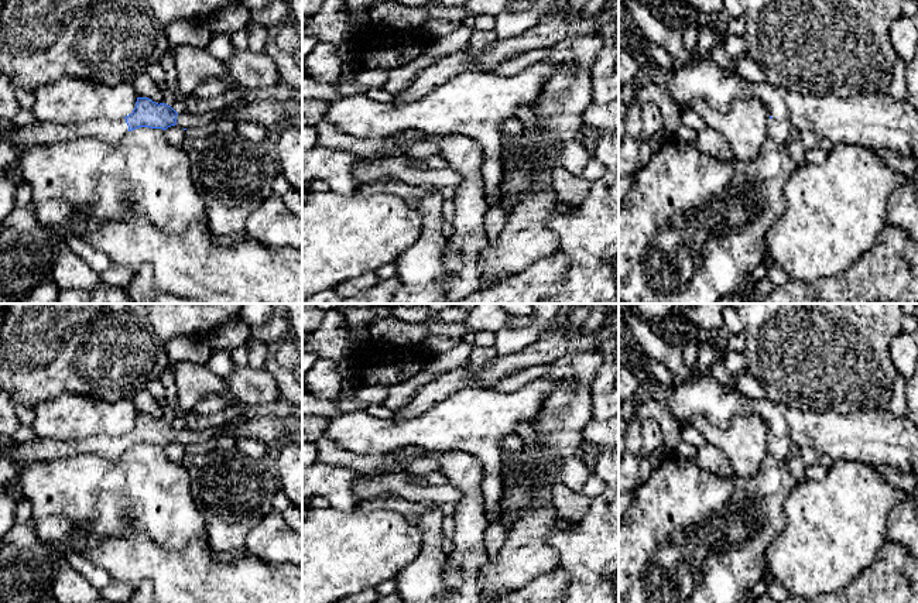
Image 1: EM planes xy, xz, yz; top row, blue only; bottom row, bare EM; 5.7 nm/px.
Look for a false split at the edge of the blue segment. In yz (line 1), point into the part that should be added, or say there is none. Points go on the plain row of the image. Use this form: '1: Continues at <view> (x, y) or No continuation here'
1: No continuation here

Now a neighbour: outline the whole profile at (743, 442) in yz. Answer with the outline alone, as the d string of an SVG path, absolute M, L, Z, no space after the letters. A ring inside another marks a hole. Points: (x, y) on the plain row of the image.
M756 414L736 415L725 429L710 425L702 415L693 417L689 425L701 432L706 443L725 453L734 476L751 477L768 453L770 429Z

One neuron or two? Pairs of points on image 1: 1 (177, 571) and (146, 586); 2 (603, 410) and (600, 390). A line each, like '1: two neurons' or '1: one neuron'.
1: two neurons
2: one neuron

